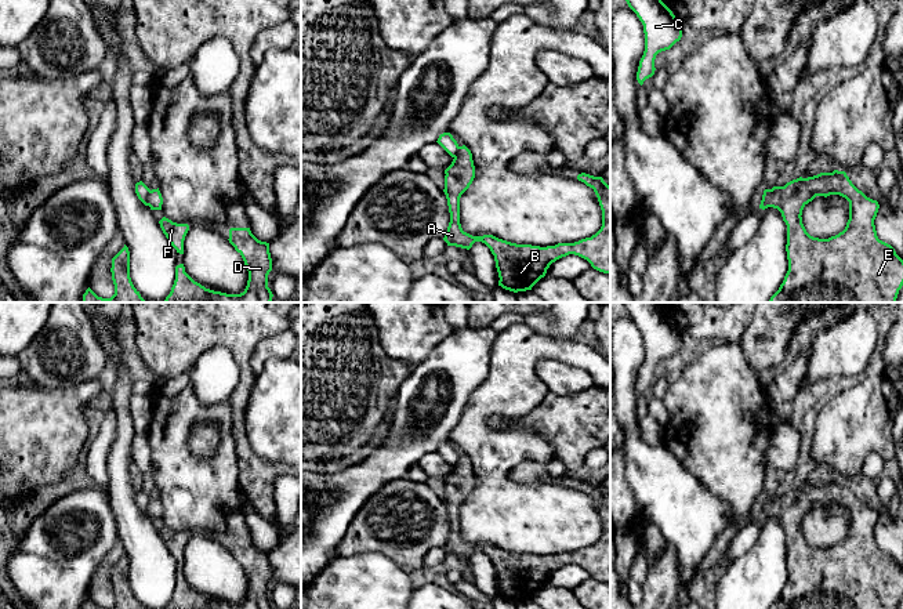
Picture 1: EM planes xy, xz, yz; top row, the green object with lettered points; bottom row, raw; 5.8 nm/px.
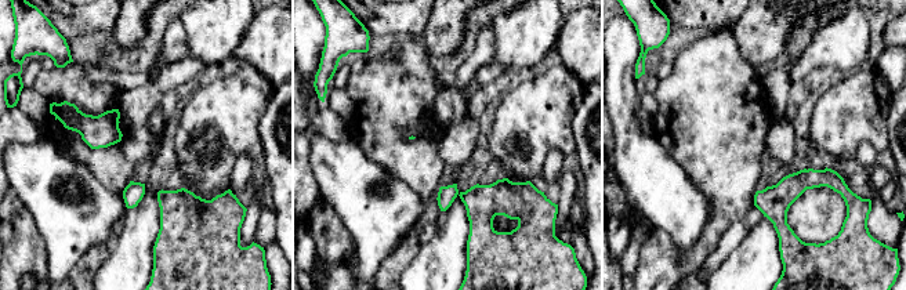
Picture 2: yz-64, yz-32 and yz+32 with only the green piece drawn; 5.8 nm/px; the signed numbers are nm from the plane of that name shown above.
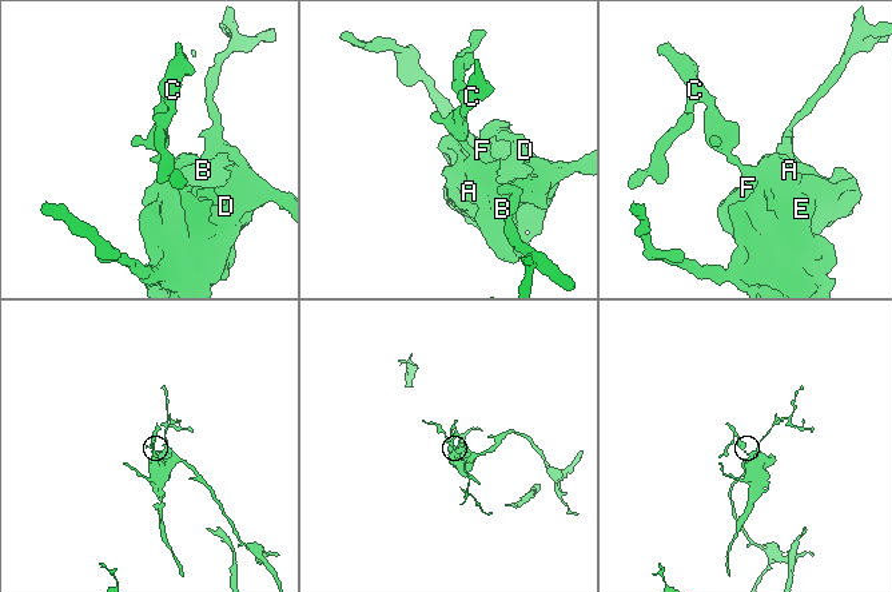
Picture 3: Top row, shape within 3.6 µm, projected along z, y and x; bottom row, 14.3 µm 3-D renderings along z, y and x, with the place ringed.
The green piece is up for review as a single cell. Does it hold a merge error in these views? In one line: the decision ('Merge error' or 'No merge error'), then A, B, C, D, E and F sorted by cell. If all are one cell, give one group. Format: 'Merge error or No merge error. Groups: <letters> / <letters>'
Merge error. Groups: A B D E F / C

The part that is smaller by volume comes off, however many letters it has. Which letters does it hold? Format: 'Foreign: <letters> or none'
Foreign: C

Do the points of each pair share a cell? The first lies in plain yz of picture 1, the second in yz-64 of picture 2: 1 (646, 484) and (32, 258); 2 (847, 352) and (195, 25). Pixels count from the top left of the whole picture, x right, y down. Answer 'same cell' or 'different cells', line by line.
1: different cells
2: same cell

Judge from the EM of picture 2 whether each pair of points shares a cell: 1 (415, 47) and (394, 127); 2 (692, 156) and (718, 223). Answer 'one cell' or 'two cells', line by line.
1: one cell
2: one cell

